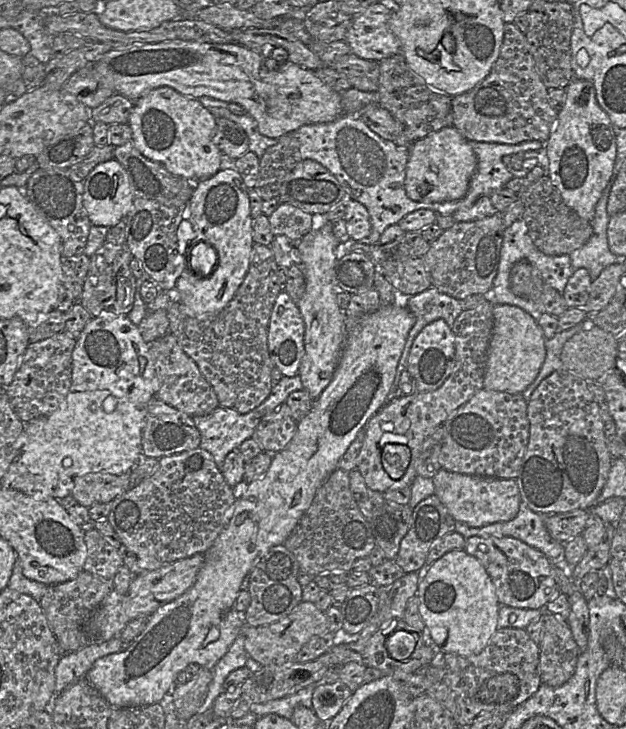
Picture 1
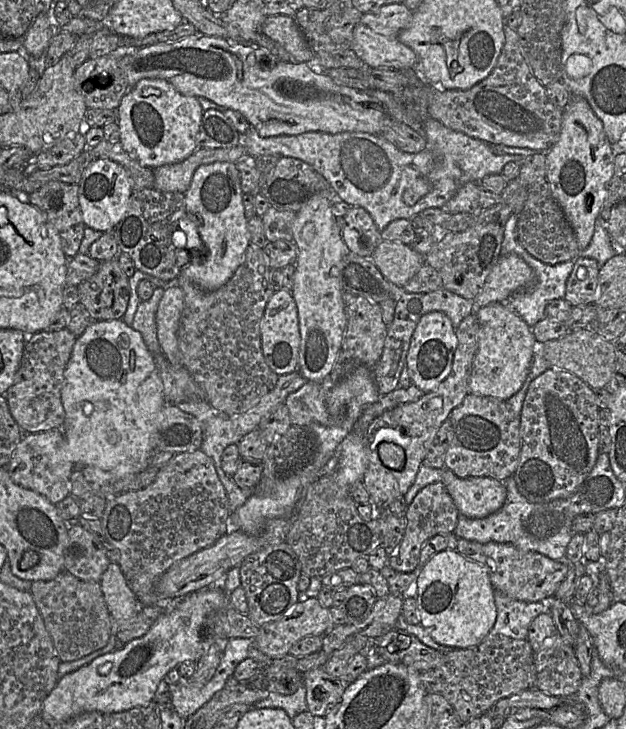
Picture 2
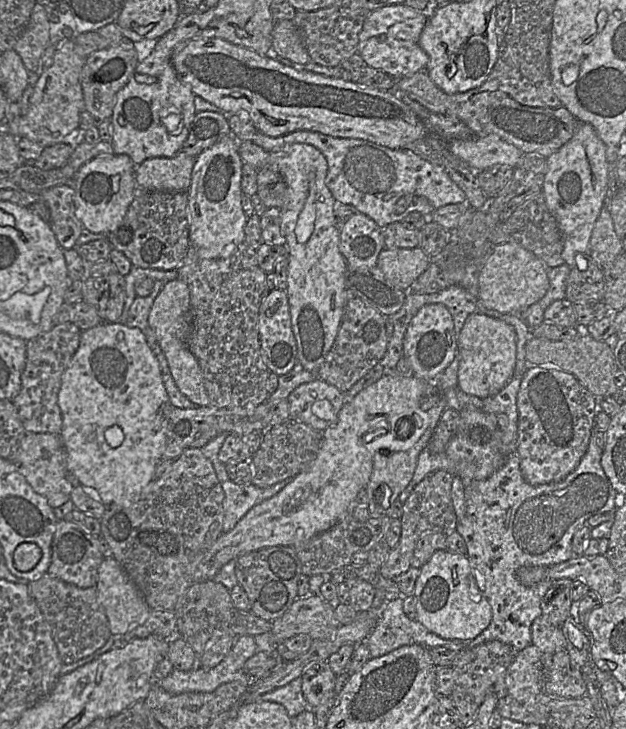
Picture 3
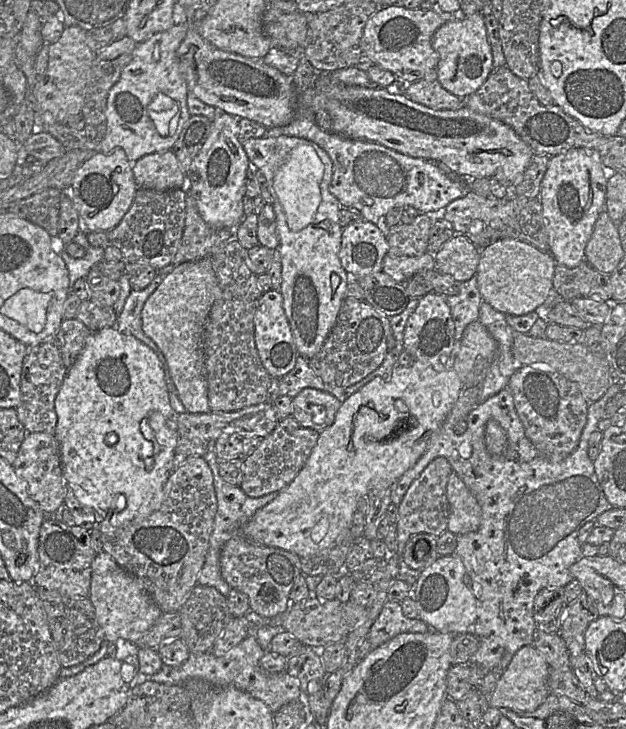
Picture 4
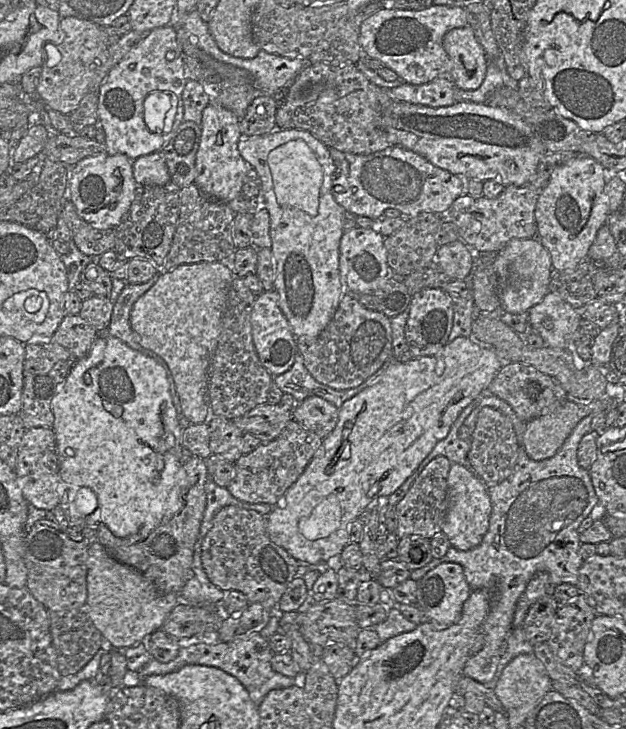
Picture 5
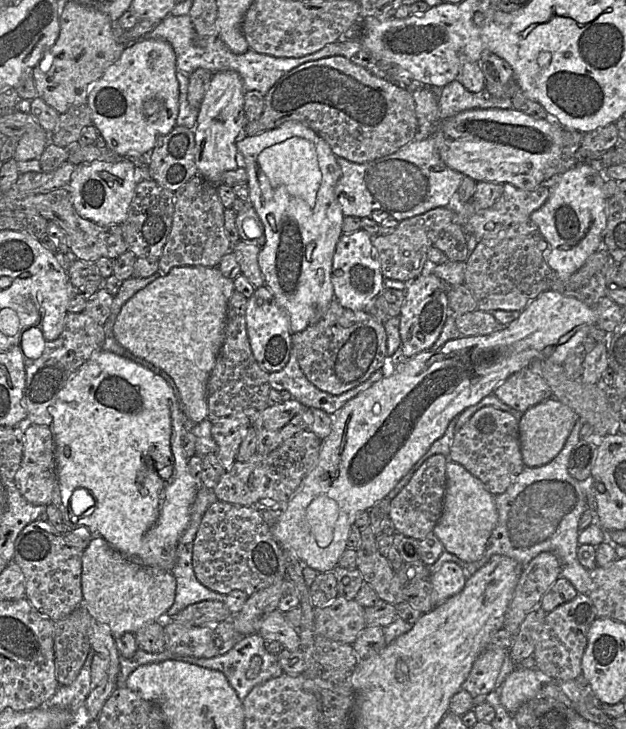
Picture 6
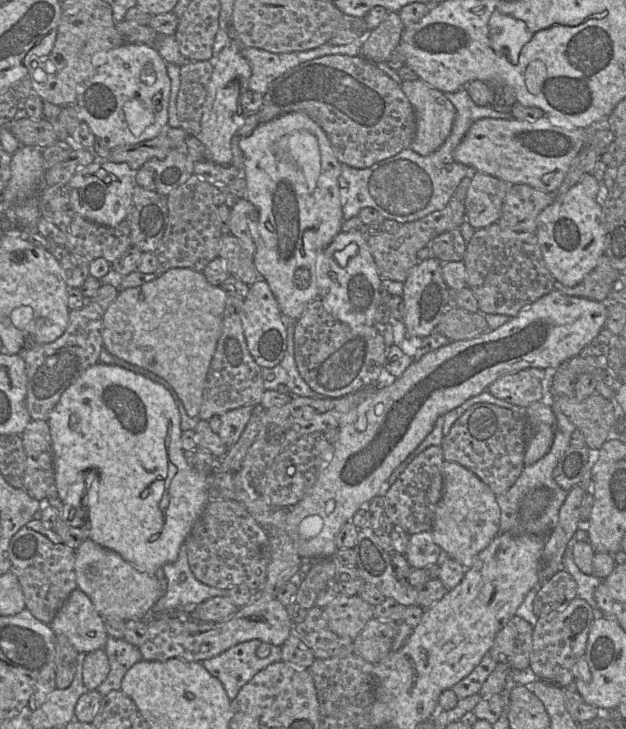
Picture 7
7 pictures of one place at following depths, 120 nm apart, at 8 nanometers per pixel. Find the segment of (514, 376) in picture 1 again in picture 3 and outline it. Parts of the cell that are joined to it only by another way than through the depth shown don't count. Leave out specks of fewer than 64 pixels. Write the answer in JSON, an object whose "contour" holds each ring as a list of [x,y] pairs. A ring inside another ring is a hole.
{"contour":[[[474,312],[470,314],[458,334],[458,385],[463,392],[487,399],[497,395],[513,379],[516,367],[517,339],[514,328],[506,322]]]}

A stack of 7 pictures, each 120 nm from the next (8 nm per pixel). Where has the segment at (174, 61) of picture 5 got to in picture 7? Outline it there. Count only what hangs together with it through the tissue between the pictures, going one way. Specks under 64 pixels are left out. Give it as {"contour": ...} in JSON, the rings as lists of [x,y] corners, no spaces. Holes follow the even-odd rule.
{"contour":[[[125,43],[108,51],[95,53],[92,61],[95,73],[78,87],[74,105],[79,119],[89,126],[98,140],[109,149],[114,149],[154,139],[168,127],[171,81],[167,74],[167,63],[154,46]],[[135,98],[154,114],[154,122],[140,135],[130,131],[123,112],[124,104]]]}

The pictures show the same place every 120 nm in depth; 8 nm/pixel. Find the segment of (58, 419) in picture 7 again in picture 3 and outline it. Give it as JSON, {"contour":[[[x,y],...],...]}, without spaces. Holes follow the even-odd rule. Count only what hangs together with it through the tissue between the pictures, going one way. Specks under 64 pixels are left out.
{"contour":[[[116,322],[101,323],[93,328],[82,331],[79,346],[68,367],[62,374],[57,403],[62,416],[62,426],[59,436],[66,452],[67,470],[78,479],[82,486],[95,489],[99,495],[98,501],[102,502],[105,506],[111,504],[130,505],[137,501],[142,490],[154,479],[155,468],[162,460],[162,455],[168,443],[167,426],[172,408],[162,381],[159,362],[147,344],[146,338],[141,330],[138,328],[129,328],[124,324]]]}

